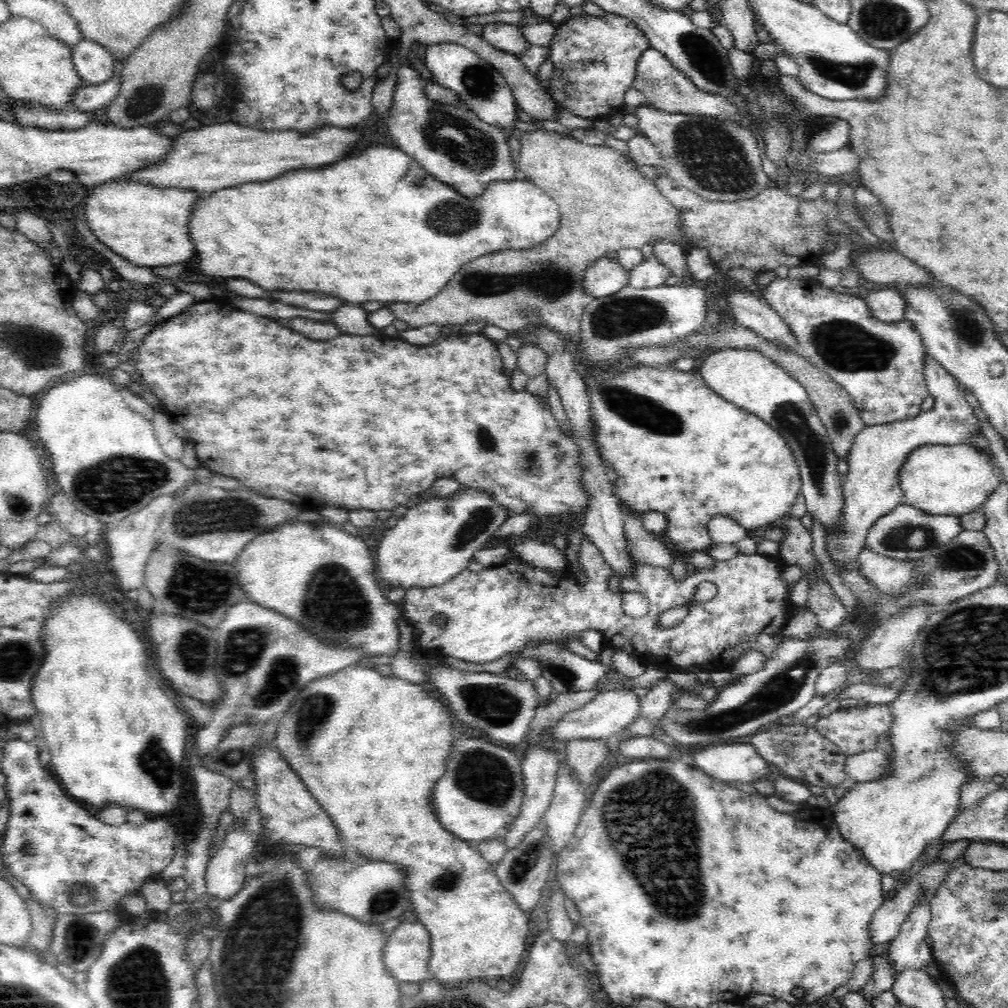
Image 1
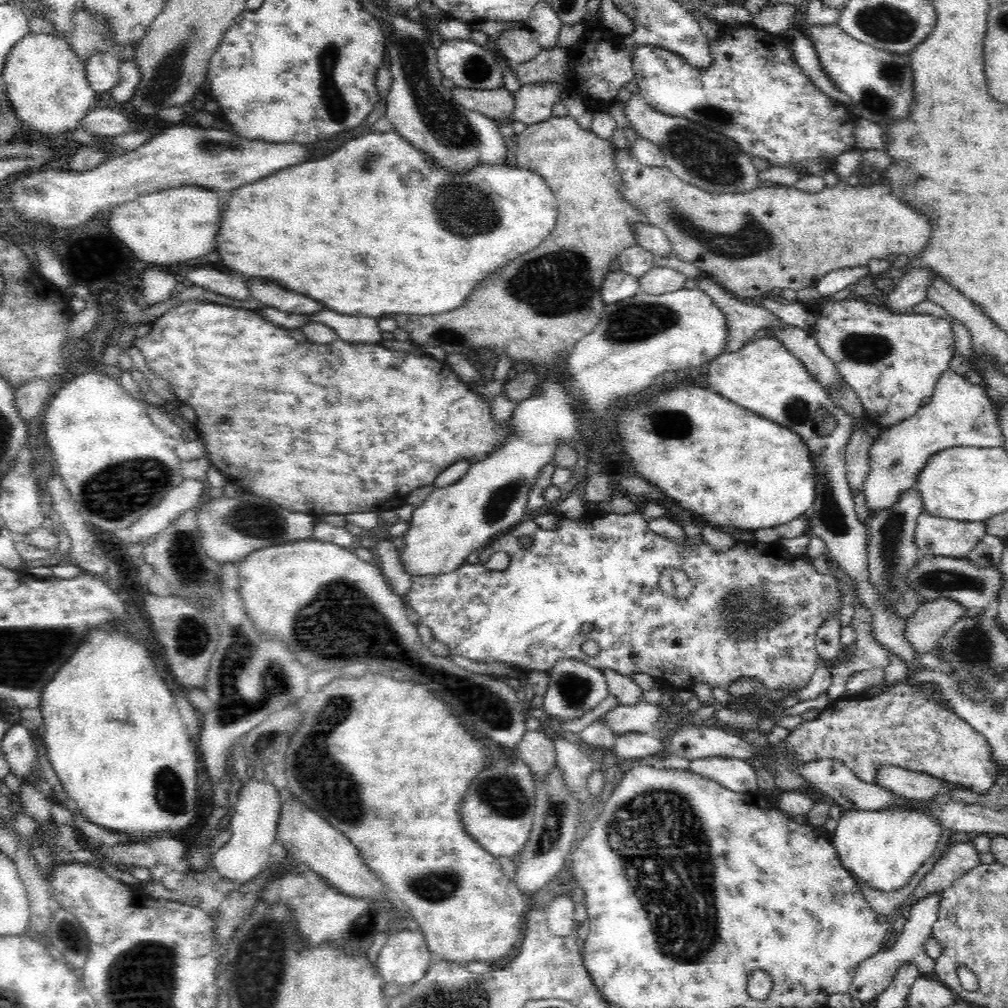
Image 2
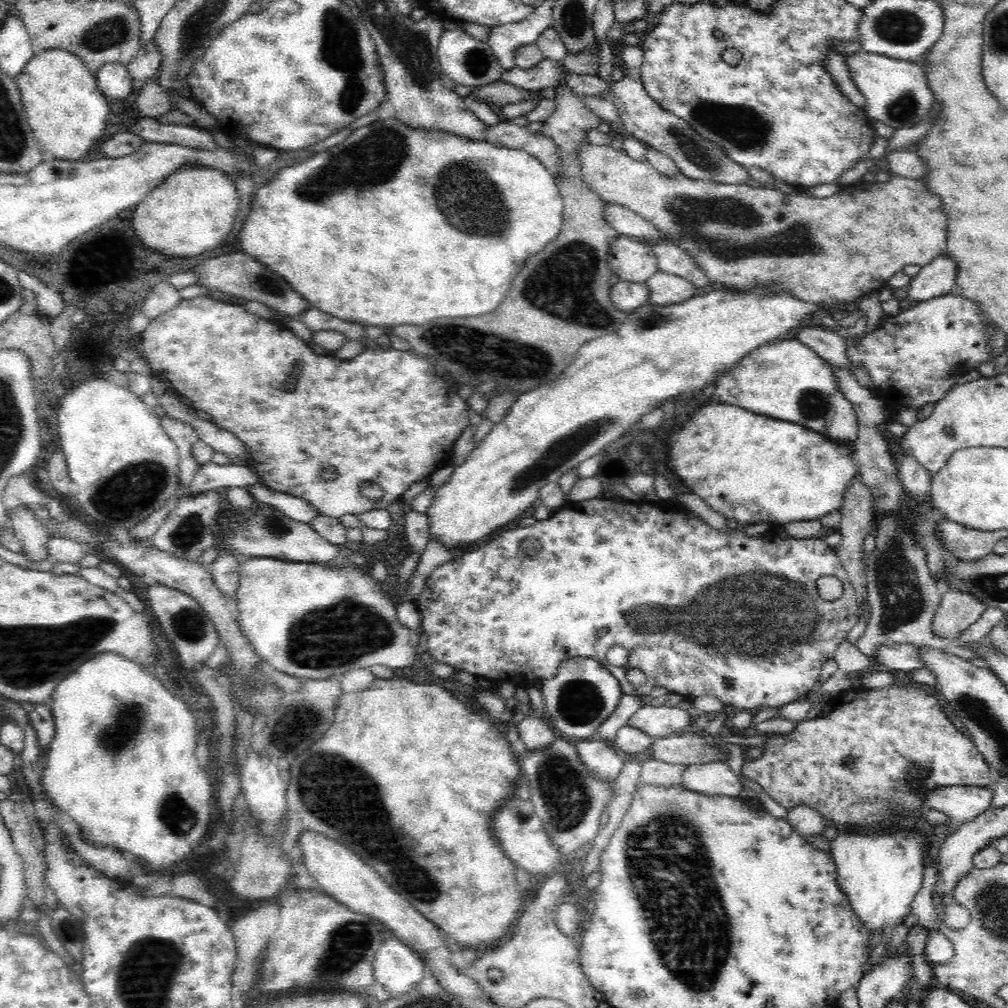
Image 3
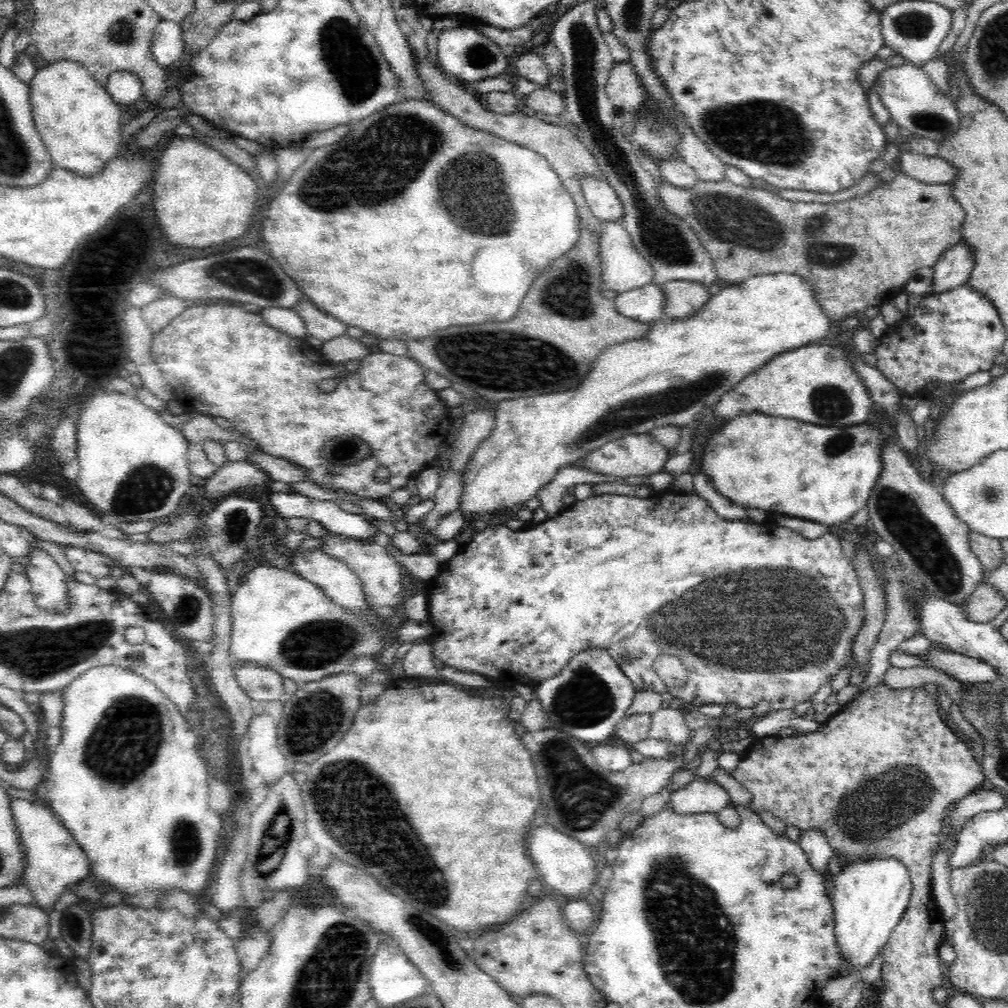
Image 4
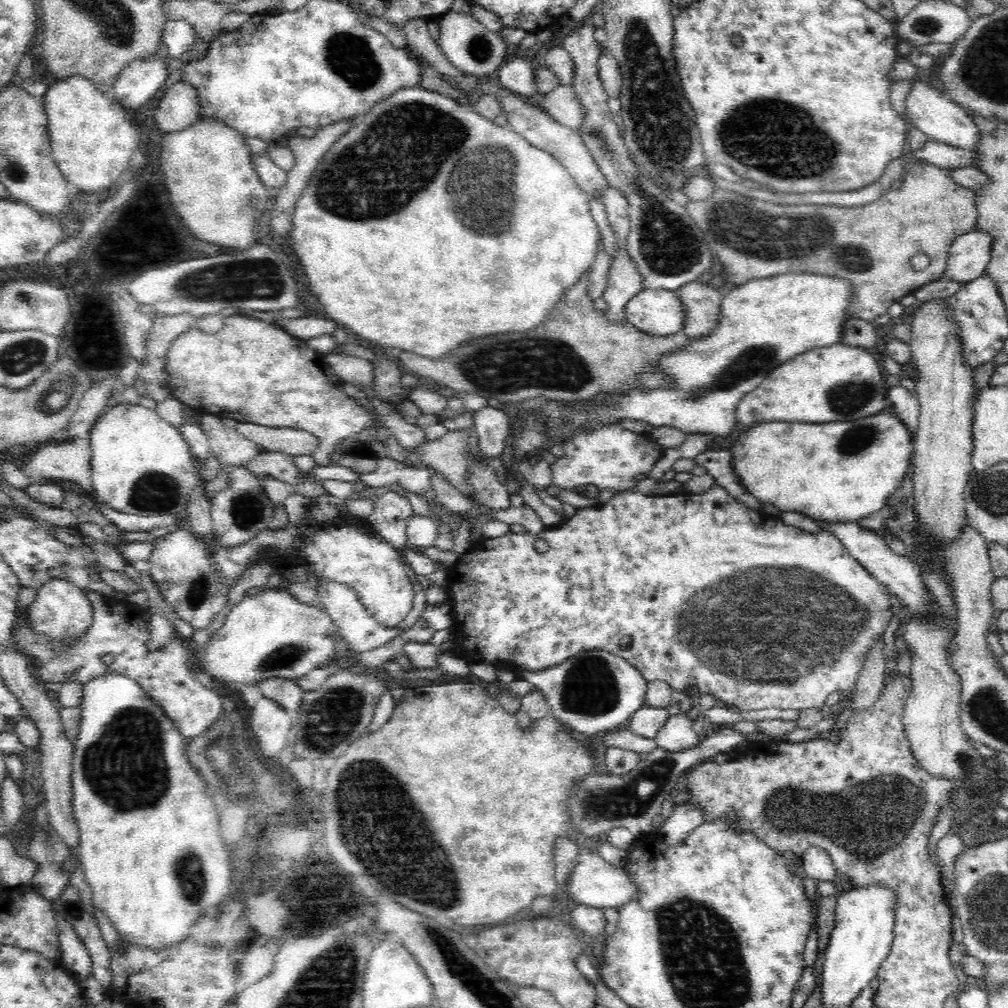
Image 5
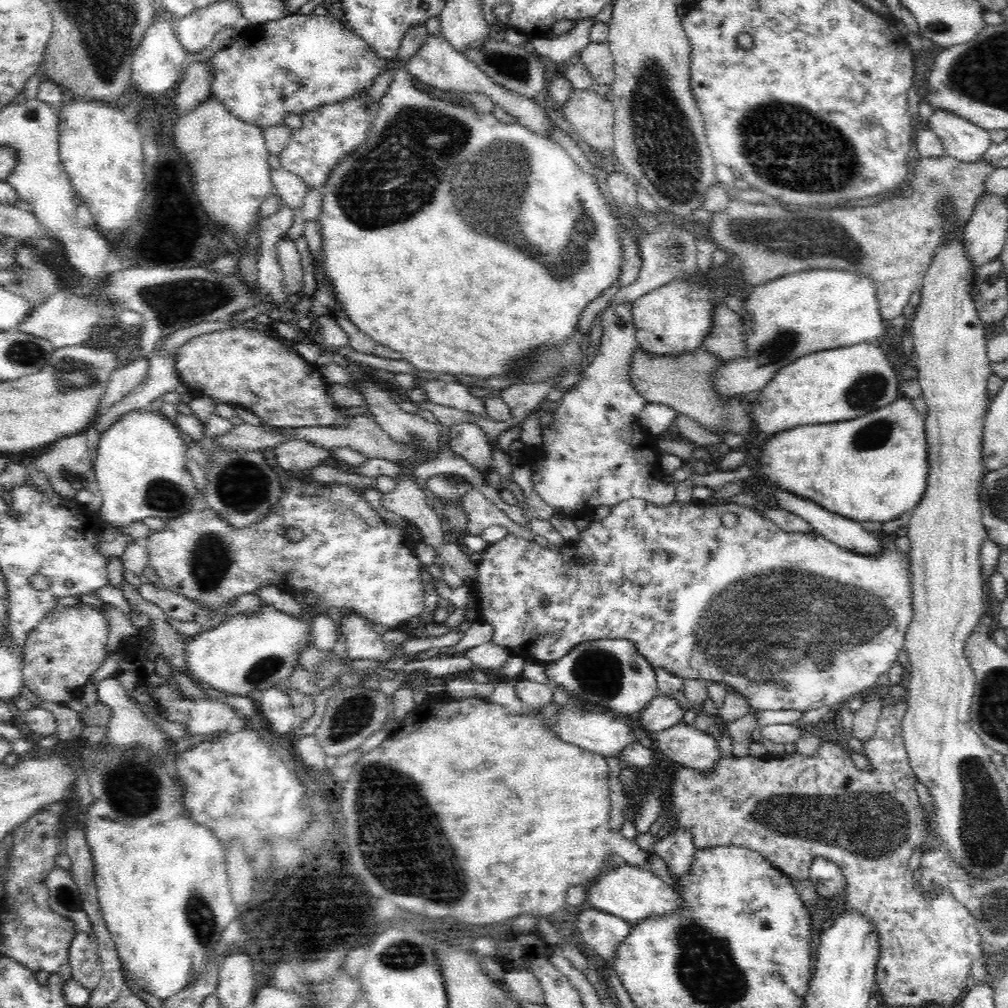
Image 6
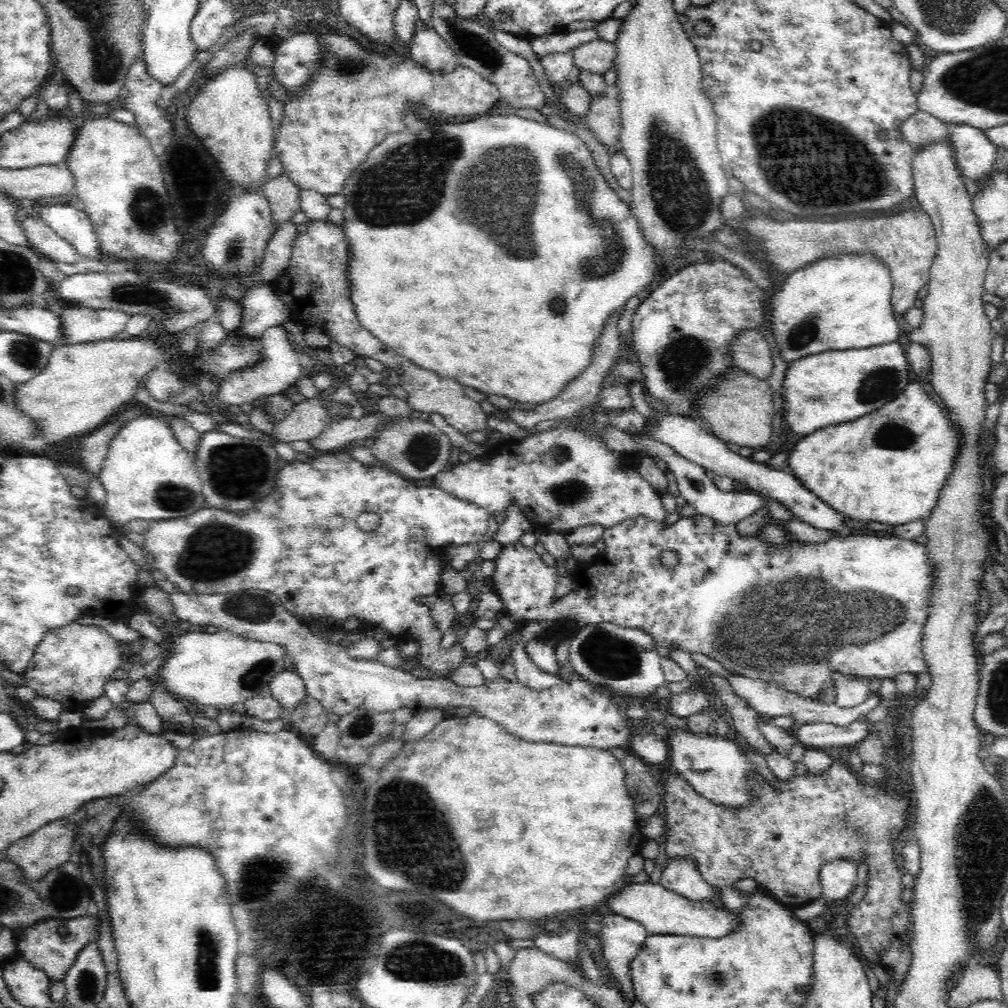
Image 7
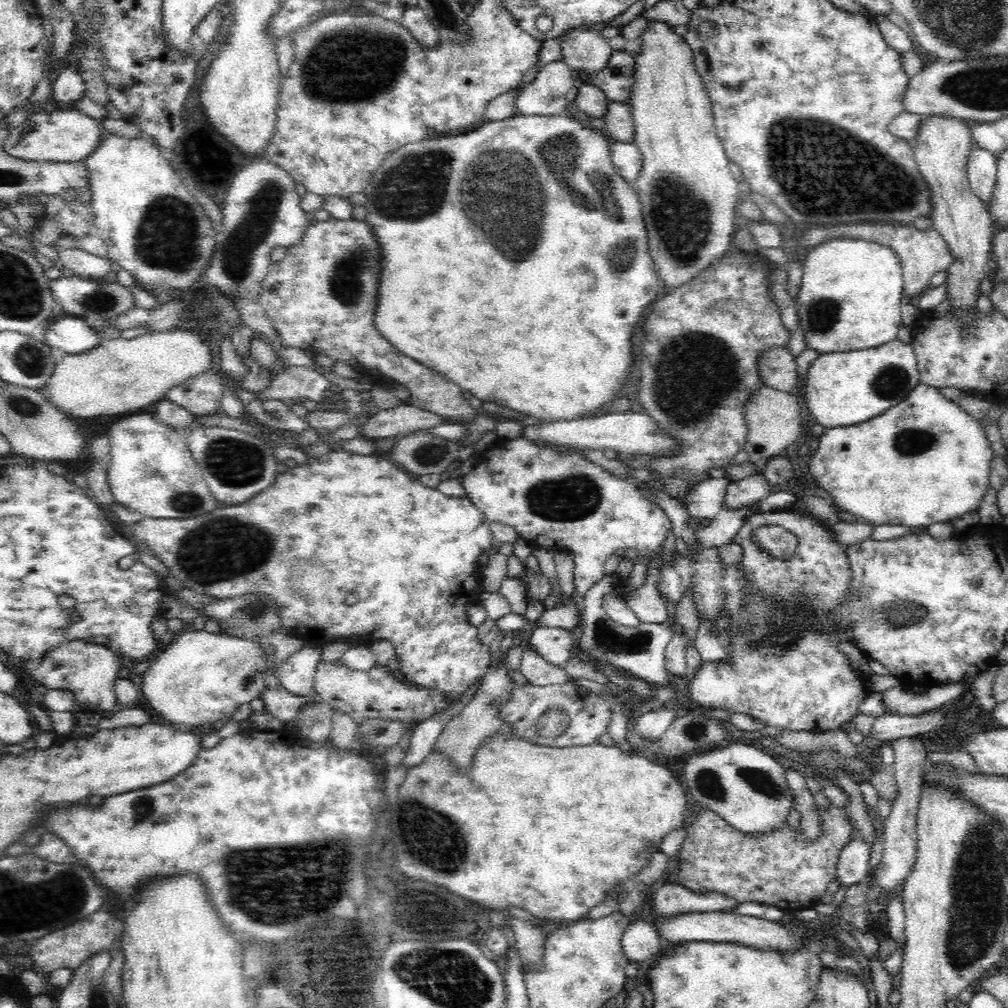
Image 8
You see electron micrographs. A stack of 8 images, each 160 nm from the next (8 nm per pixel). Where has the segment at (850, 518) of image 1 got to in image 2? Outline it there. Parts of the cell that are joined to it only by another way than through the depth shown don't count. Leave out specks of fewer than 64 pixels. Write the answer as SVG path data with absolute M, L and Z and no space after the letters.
M946 370L938 380L927 405L920 407L920 410L906 420L884 430L874 439L874 444L868 452L868 478L864 484L863 494L866 495L866 503L869 507L869 515L876 514L880 510L888 510L894 507L902 494L908 489L915 488L922 472L922 468L928 464L928 460L940 452L952 447L978 447L992 448L1004 446L1004 433L1000 427L1000 413L998 403L994 403L982 384L972 384L967 377L955 371Z

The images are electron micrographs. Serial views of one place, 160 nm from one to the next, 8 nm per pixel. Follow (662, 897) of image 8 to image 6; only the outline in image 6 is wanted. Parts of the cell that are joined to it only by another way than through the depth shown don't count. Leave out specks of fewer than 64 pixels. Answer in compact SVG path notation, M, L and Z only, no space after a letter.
M671 830L654 843L653 852L664 859L670 872L670 878L682 878L692 870L692 860L697 848L691 832L687 830Z

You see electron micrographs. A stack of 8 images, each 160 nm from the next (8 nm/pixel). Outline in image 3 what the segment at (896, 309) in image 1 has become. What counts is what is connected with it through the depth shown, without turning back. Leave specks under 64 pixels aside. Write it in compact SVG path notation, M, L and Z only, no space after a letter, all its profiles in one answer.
M941 254L930 264L922 266L910 281L908 296L914 301L927 301L956 291L956 260Z

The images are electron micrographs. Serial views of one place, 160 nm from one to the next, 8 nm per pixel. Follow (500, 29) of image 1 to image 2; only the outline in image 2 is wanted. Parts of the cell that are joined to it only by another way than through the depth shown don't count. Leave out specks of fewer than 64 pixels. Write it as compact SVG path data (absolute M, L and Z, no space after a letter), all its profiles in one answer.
M529 28L503 33L498 40L498 47L502 56L516 66L536 58L542 50Z

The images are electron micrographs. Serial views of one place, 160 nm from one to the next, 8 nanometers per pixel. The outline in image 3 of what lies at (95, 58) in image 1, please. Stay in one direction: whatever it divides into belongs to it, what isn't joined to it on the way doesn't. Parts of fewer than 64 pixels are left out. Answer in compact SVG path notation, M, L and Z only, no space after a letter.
M108 63L96 74L98 88L104 96L122 100L130 96L133 79L130 72L120 63Z

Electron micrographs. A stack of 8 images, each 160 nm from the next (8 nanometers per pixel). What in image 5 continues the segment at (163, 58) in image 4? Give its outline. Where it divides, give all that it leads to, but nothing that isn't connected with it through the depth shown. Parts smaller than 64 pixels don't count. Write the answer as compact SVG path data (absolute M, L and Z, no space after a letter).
M169 20L163 30L162 53L173 63L196 44L196 32L192 24L184 20Z

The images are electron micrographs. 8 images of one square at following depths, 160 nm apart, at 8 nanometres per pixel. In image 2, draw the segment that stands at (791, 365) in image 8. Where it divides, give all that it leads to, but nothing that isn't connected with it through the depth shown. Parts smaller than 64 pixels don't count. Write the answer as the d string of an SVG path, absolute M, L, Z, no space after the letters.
M657 267L648 270L639 278L641 293L668 293L684 289L686 276L672 267Z

